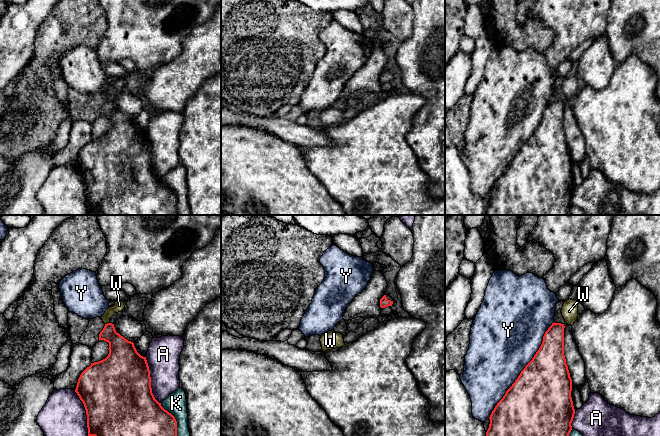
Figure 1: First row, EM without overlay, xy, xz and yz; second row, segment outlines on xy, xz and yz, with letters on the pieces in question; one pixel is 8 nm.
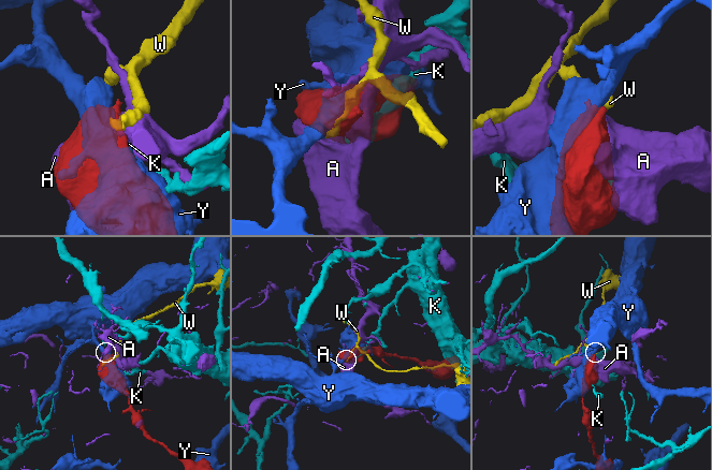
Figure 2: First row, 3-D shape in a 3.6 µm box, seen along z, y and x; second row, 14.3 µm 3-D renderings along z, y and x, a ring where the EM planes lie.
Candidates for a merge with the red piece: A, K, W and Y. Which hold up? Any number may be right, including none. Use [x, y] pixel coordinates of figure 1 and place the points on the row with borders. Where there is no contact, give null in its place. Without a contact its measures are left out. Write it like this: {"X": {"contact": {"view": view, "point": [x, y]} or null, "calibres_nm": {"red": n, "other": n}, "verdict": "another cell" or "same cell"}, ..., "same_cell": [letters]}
{"A": {"contact": {"view": "xy", "point": [150, 380]}, "calibres_nm": {"red": 500, "other": 260}, "verdict": "another cell"}, "K": {"contact": {"view": "xy", "point": [175, 419]}, "calibres_nm": {"red": 320, "other": 180}, "verdict": "another cell"}, "W": {"contact": {"view": "xy", "point": [107, 323]}, "calibres_nm": {"red": 200, "other": 80}, "verdict": "another cell"}, "Y": {"contact": {"view": "yz", "point": [522, 370]}, "calibres_nm": {"red": 480, "other": 500}, "verdict": "another cell"}, "same_cell": []}

